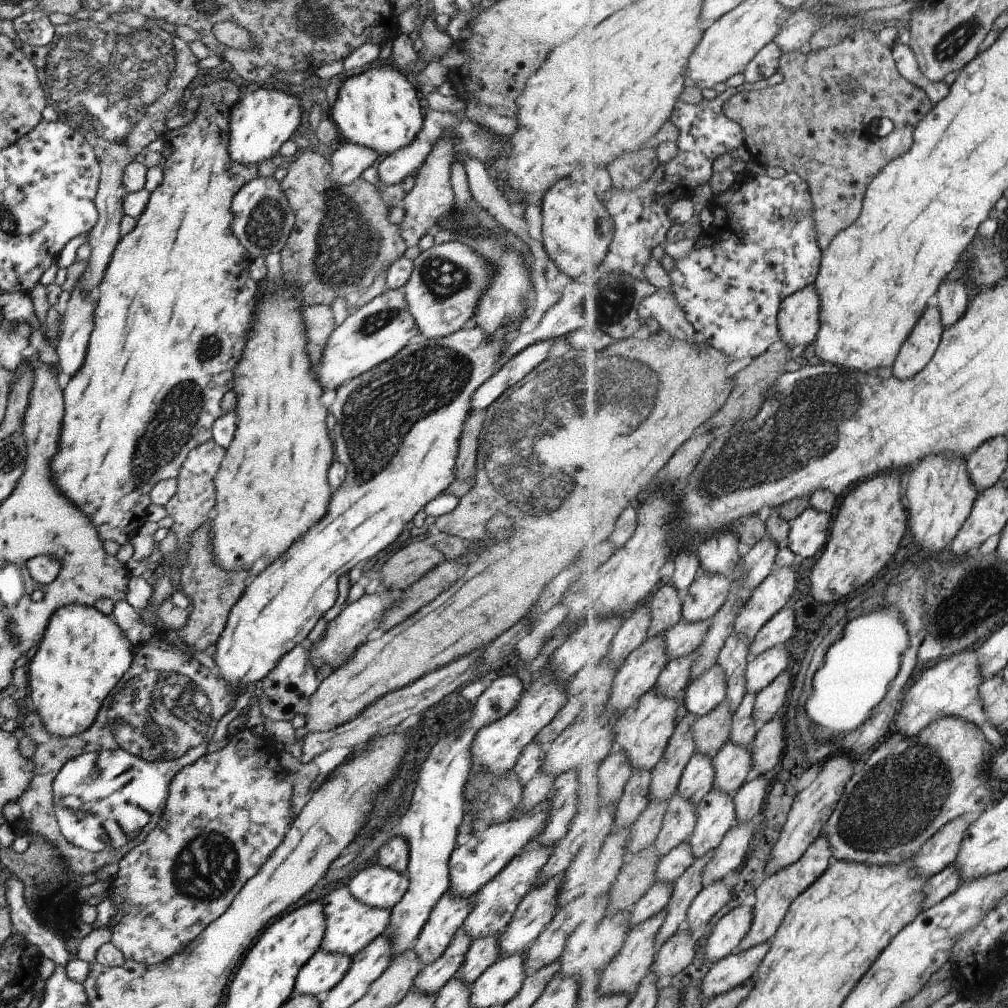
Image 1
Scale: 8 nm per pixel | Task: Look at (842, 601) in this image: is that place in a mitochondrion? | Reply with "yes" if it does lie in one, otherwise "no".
no

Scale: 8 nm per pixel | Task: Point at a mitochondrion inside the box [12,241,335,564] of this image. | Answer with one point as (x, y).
(169, 427)

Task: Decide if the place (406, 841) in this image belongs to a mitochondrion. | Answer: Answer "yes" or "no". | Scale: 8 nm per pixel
no

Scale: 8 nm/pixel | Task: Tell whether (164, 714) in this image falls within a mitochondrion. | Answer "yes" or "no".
yes

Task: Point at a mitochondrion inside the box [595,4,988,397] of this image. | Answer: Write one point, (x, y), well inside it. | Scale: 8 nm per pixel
(951, 43)

